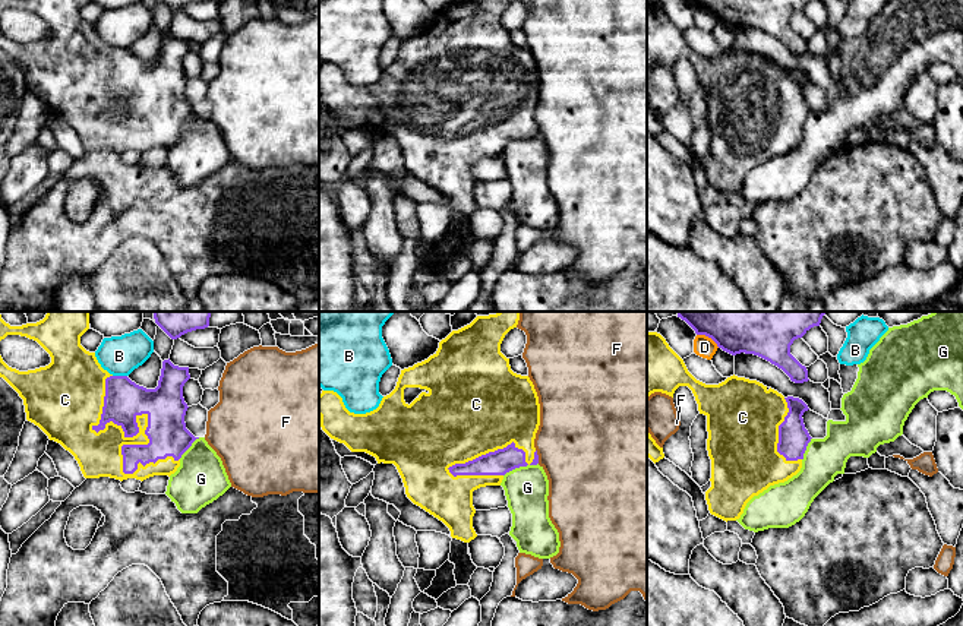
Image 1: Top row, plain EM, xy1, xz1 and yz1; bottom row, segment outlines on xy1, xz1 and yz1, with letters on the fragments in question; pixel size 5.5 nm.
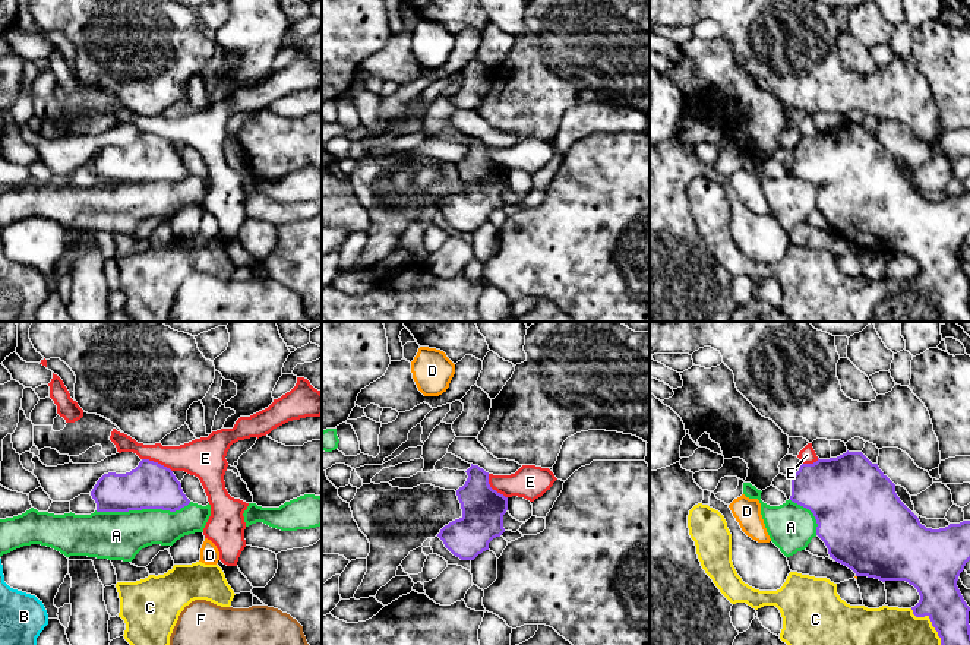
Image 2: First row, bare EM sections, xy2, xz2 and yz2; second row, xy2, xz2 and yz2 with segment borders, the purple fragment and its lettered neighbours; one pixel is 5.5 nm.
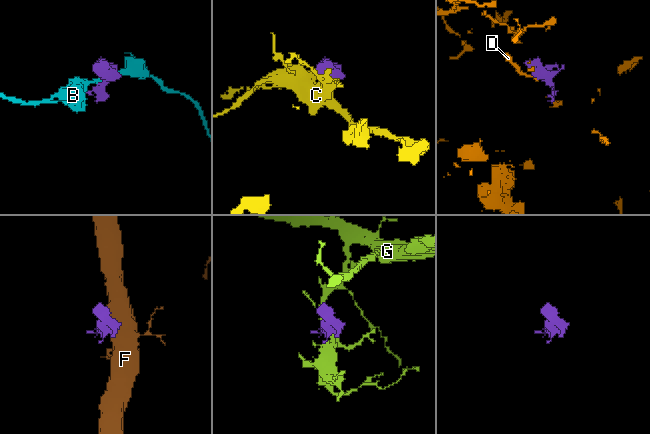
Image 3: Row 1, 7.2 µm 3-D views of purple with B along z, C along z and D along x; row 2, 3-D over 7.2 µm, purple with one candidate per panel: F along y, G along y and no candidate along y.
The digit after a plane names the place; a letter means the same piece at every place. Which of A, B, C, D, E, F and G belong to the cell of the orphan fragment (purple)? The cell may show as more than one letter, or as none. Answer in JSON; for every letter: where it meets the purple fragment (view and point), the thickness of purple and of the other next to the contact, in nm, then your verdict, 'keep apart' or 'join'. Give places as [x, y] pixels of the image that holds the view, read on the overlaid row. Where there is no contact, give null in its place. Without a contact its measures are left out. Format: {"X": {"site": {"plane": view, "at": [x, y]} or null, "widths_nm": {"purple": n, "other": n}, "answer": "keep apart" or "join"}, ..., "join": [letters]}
{"A": {"site": {"plane": "xy2", "at": [142, 508]}, "widths_nm": {"purple": 260, "other": 280}, "answer": "keep apart"}, "B": {"site": {"plane": "xy1", "at": [120, 376]}, "widths_nm": {"purple": 220, "other": 220}, "answer": "keep apart"}, "C": {"site": {"plane": "xy1", "at": [148, 419]}, "widths_nm": {"purple": 220, "other": 140}, "answer": "join"}, "D": {"site": {"plane": "yz1", "at": [709, 337]}, "widths_nm": {"purple": 440, "other": 120}, "answer": "keep apart"}, "E": {"site": {"plane": "xy2", "at": [157, 462]}, "widths_nm": {"purple": 260, "other": 220}, "answer": "keep apart"}, "F": {"site": {"plane": "xz1", "at": [537, 457]}, "widths_nm": {"purple": 30, "other": 500}, "answer": "keep apart"}, "G": {"site": {"plane": "xz1", "at": [515, 467]}, "widths_nm": {"purple": 140, "other": 240}, "answer": "keep apart"}, "join": ["C"]}

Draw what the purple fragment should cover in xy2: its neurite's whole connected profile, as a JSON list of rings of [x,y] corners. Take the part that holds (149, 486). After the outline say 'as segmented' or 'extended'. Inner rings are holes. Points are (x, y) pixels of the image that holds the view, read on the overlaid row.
[[[142,459],[126,474],[104,474],[91,496],[97,503],[97,512],[142,509],[176,512],[190,503],[173,471],[149,459]]] | as segmented

